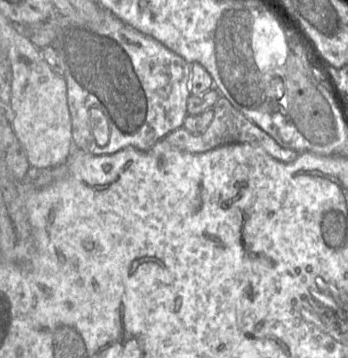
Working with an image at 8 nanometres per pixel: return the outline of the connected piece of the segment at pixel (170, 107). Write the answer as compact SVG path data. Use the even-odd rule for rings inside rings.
M106 11L102 22L86 24L66 19L56 13L51 17L55 25L55 37L51 46L63 62L63 77L67 85L67 101L72 122L74 149L94 155L111 155L127 147L148 150L173 130L181 128L188 115L190 65L188 61L169 50L159 41L141 33ZM90 110L98 110L105 118L109 141L101 146L91 129Z

